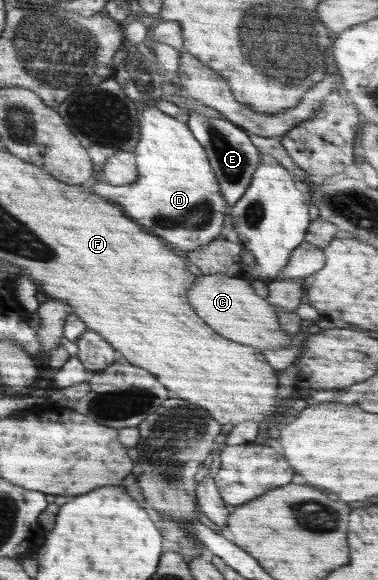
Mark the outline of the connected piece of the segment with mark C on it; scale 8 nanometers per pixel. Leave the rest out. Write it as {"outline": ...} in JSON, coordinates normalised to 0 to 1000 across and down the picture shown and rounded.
{"outline":[[[569,471],[521,476],[497,502],[495,516],[521,547],[532,547],[545,560],[601,586],[683,603],[749,602],[772,591],[772,579],[754,578],[738,560],[730,533],[675,505],[672,495],[646,474],[624,478]]]}

